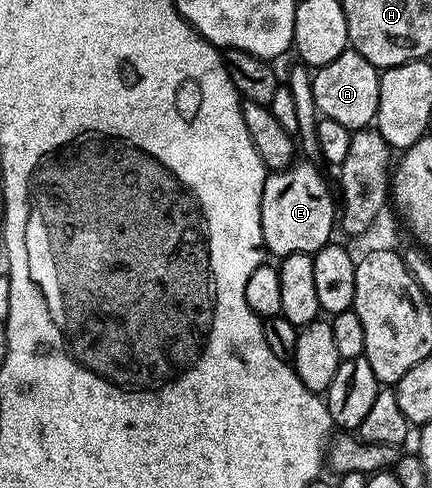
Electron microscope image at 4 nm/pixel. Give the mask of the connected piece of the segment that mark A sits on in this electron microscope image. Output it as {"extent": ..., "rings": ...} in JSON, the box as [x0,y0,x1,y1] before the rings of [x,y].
{"extent":[312,50,380,131],"rings":[[[354,50],[342,52],[324,67],[315,68],[312,76],[314,105],[323,118],[346,125],[348,131],[363,131],[378,113],[380,71],[362,53]]]}

